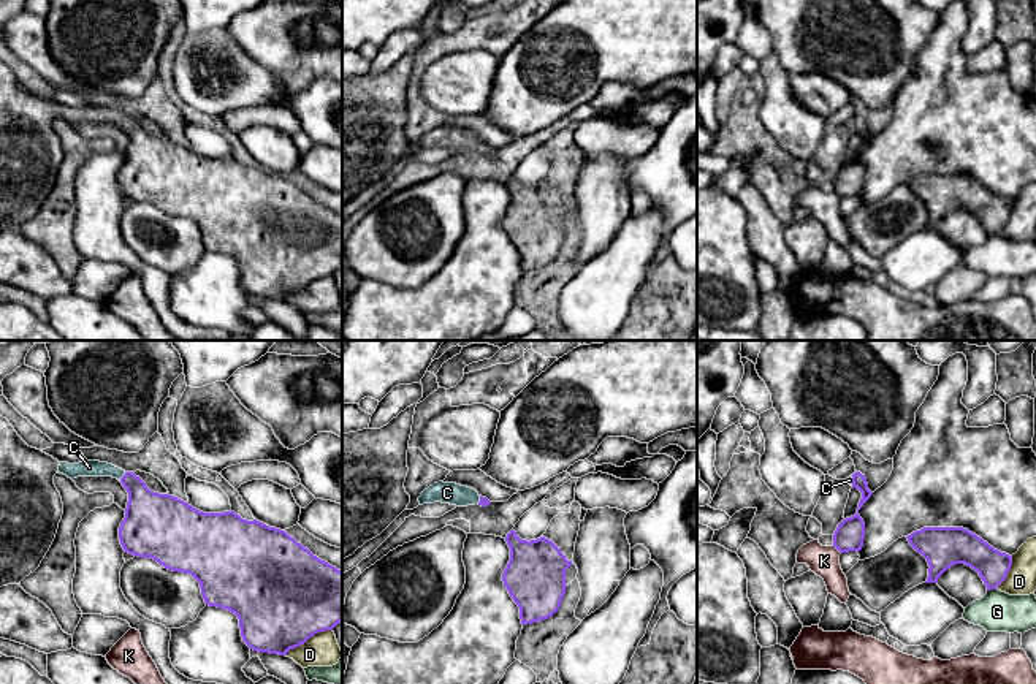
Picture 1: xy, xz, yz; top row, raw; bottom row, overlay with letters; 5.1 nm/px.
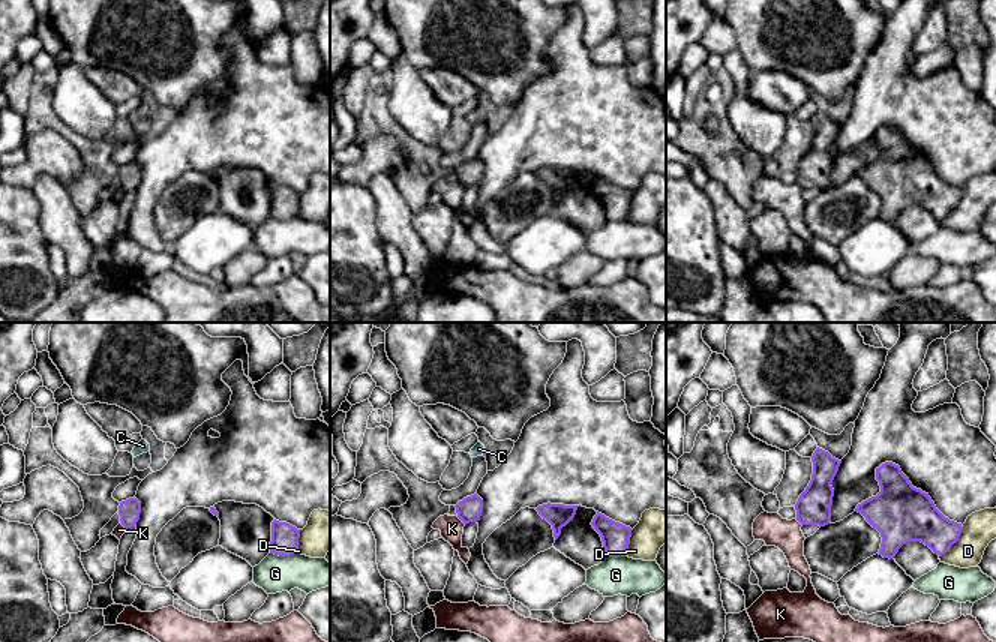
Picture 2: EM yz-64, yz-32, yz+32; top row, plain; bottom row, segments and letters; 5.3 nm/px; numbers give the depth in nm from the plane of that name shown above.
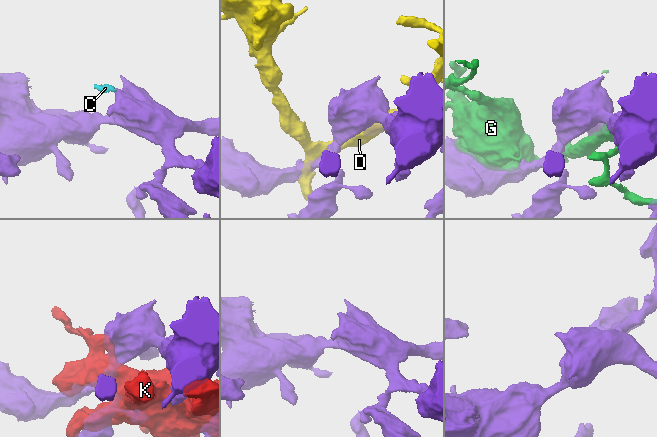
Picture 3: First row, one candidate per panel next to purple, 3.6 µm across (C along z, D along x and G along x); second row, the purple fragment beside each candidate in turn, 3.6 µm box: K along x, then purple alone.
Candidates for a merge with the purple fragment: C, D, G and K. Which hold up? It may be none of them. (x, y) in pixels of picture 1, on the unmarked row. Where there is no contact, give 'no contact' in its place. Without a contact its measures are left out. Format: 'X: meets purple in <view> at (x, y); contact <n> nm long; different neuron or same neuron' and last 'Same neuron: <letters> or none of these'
C: meets purple in xy at (122, 122); contact 60 nm long; same neuron
D: meets purple in xy at (308, 284); contact 280 nm long; different neuron
G: meets purple in yz at (990, 233); contact 50 nm long; different neuron
K: meets purple in yz at (837, 193); contact 60 nm long; different neuron
Same neuron: C

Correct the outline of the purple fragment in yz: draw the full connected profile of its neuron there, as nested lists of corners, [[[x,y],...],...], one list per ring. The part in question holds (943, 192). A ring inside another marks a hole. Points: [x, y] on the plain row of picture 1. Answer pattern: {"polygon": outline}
{"polygon": [[[924,173],[906,184],[928,207],[925,228],[938,228],[947,214],[965,209],[979,218],[990,236],[1006,225],[1012,211],[1012,201],[995,195],[963,173]]]}

